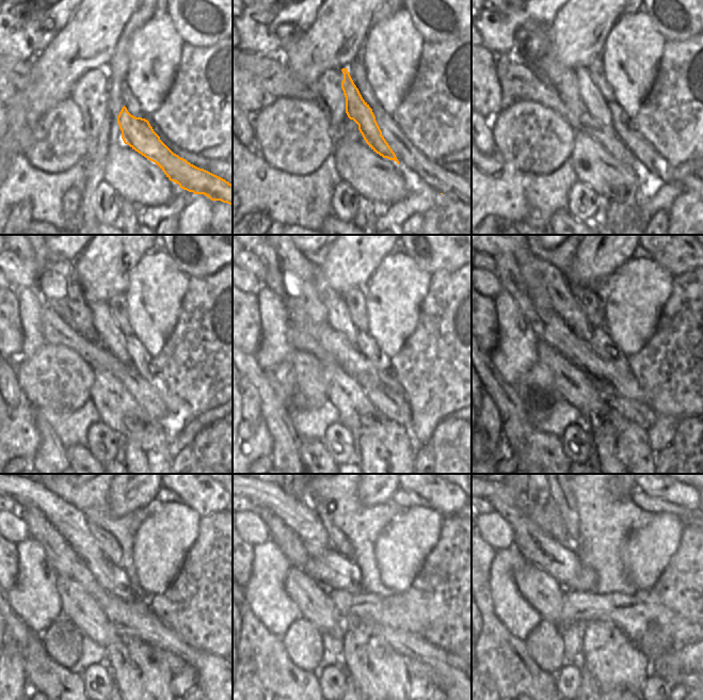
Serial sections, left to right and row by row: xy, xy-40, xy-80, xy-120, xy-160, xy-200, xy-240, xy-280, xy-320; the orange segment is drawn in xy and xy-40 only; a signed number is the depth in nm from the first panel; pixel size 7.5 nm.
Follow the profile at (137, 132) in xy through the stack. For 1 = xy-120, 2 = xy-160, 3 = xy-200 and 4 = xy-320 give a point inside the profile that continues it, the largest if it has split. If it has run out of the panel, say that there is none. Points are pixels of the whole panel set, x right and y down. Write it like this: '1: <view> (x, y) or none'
1: xy-120 (110, 335)
2: xy-160 (289, 257)
3: xy-200 (565, 305)
4: xy-320 (517, 500)

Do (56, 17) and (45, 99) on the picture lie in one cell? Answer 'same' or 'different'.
different

